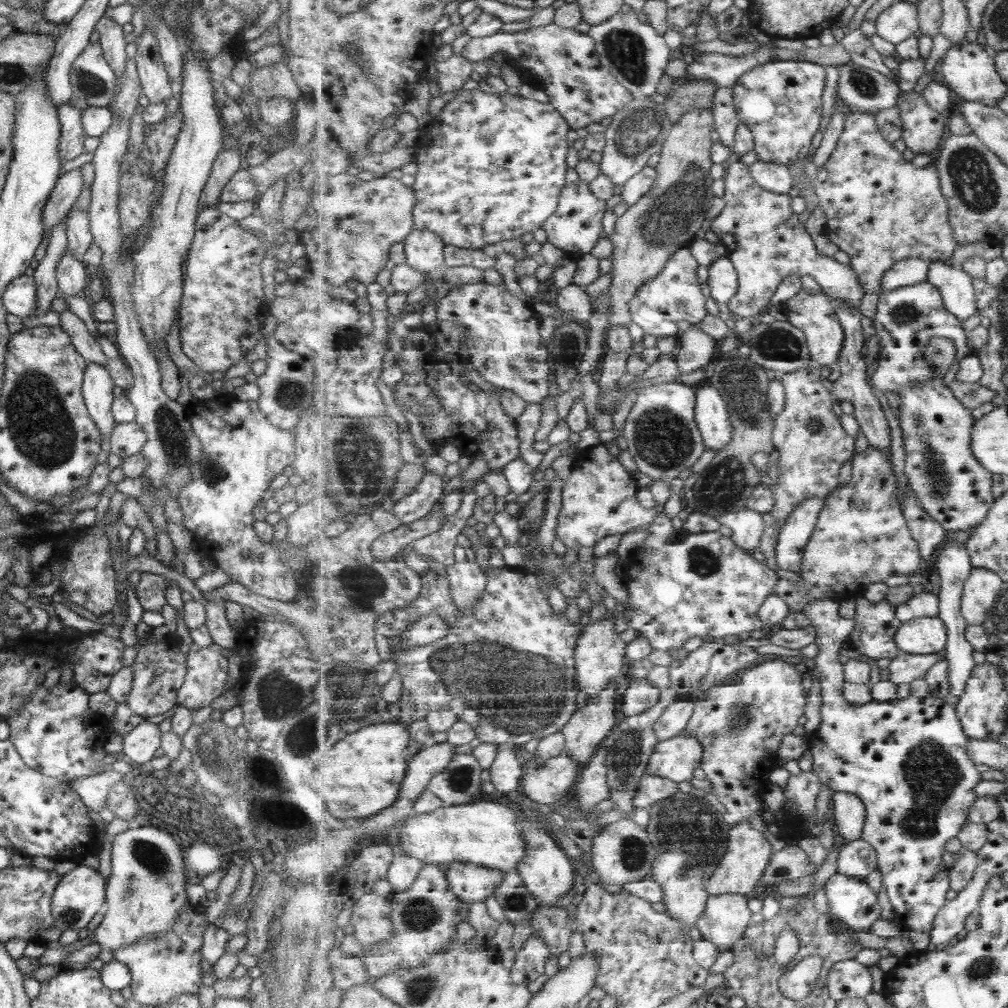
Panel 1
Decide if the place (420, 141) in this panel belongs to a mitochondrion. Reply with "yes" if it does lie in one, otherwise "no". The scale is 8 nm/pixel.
no

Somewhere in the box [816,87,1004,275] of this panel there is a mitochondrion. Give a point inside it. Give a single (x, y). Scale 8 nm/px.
(969, 172)

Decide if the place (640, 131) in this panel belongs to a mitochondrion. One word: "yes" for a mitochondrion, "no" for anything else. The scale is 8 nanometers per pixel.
yes

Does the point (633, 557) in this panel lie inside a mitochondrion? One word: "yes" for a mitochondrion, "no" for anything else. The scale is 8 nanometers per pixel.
no

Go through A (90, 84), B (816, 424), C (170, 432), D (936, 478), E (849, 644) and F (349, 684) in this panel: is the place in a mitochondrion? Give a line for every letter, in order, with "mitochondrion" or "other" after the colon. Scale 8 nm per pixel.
A: mitochondrion
B: mitochondrion
C: mitochondrion
D: mitochondrion
E: other
F: mitochondrion

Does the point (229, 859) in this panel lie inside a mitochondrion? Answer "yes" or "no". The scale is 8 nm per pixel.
no

